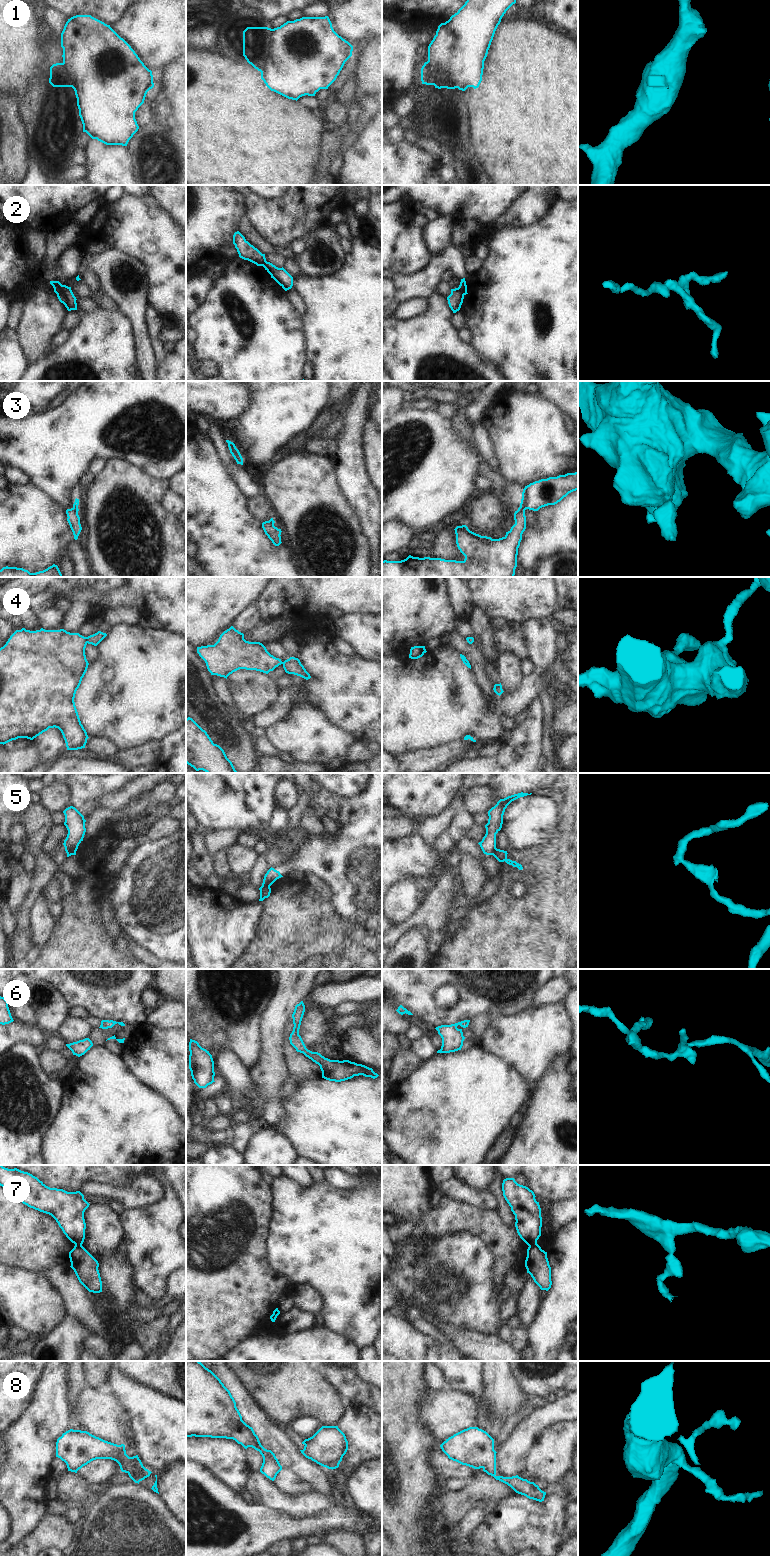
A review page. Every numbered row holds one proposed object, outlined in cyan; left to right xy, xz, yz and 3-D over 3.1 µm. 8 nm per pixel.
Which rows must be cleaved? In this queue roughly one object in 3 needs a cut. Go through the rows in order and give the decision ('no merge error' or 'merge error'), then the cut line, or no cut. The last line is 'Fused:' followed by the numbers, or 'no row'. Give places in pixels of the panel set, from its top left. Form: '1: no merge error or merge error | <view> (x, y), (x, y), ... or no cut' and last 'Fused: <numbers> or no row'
1: no merge error | no cut
2: merge error | yz (457, 288), (464, 294)
3: no merge error | no cut
4: no merge error | no cut
5: merge error | xz (262, 884), (269, 886)
6: no merge error | no cut
7: merge error | yz (536, 1242), (529, 1246)
8: no merge error | no cut
Fused: 2, 5, 7

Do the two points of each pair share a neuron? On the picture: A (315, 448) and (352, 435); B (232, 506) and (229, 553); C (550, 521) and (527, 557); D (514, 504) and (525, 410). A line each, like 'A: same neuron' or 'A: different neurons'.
A: different neurons
B: same neuron
C: same neuron
D: same neuron

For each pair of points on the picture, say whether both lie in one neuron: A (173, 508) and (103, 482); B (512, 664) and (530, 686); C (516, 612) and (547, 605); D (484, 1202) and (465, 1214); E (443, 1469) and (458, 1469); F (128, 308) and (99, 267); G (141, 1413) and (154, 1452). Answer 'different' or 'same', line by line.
A: different
B: different
C: same
D: different
E: same
F: same
G: same

